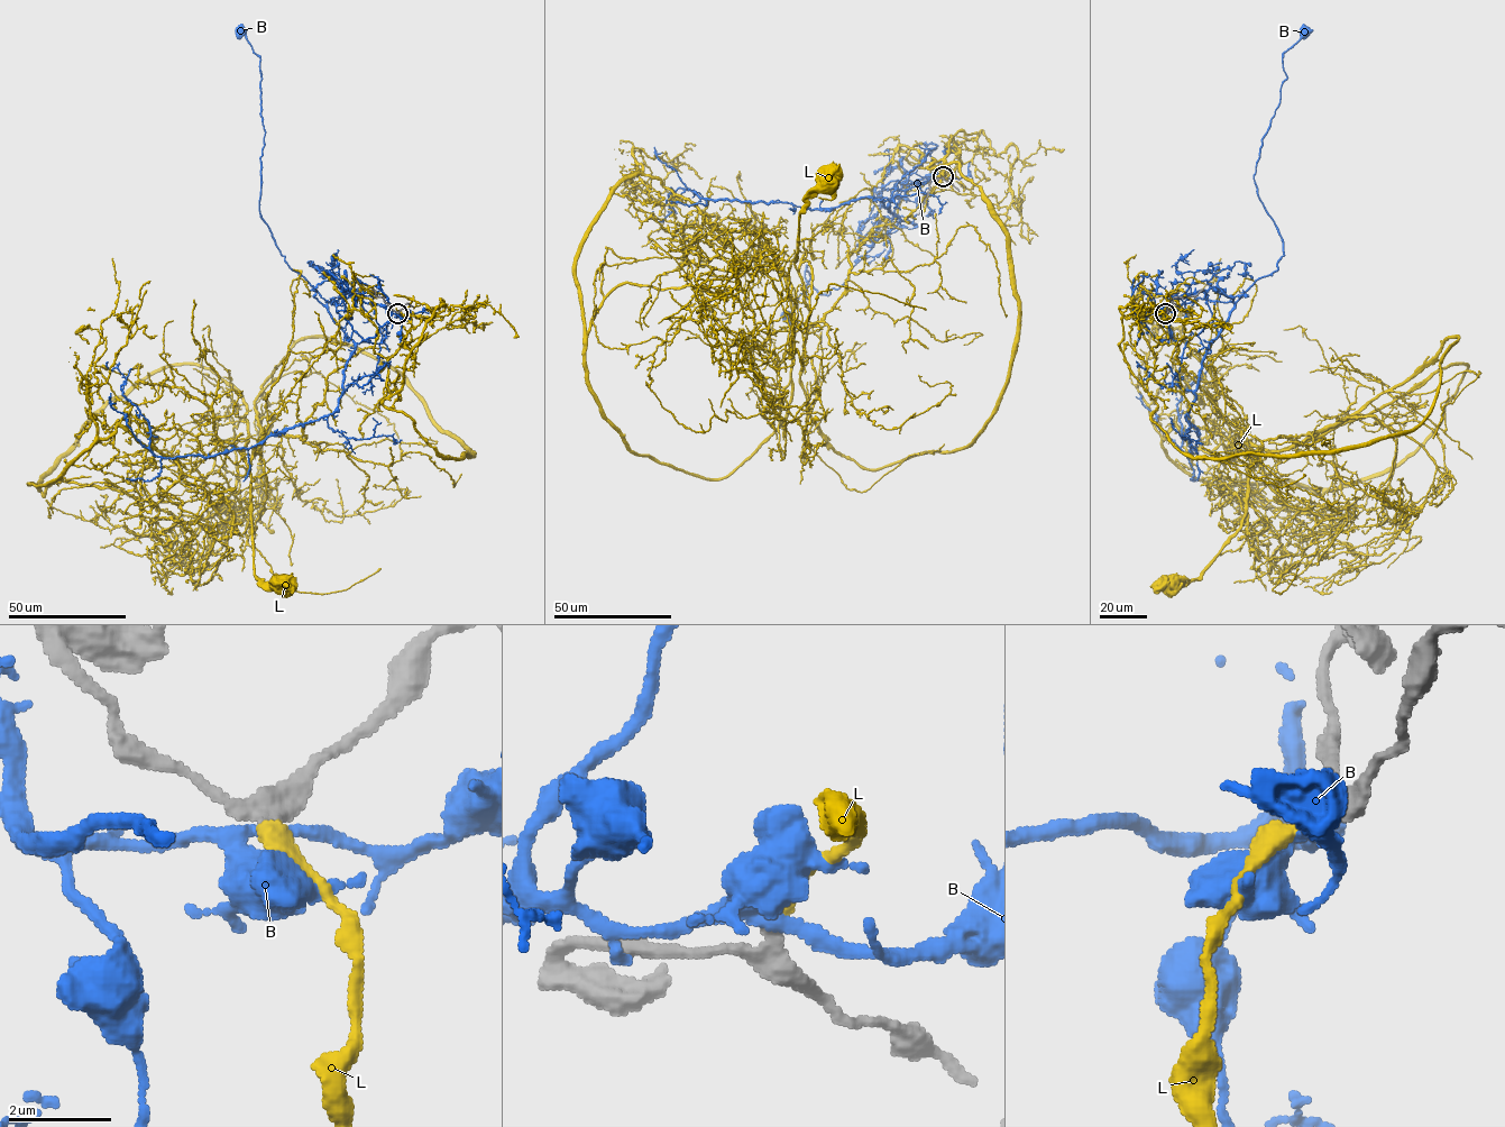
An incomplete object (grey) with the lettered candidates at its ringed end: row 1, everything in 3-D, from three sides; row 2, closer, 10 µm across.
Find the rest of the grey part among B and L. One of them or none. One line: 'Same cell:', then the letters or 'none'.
Same cell: L

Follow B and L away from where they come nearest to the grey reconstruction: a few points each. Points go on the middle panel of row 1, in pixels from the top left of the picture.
B: (943, 177), (882, 191), (874, 245), (828, 294), (806, 280), (807, 265), (807, 299), (800, 294), (786, 318)
L: (944, 177), (899, 145), (838, 210), (846, 289), (808, 328), (798, 214), (827, 184)

